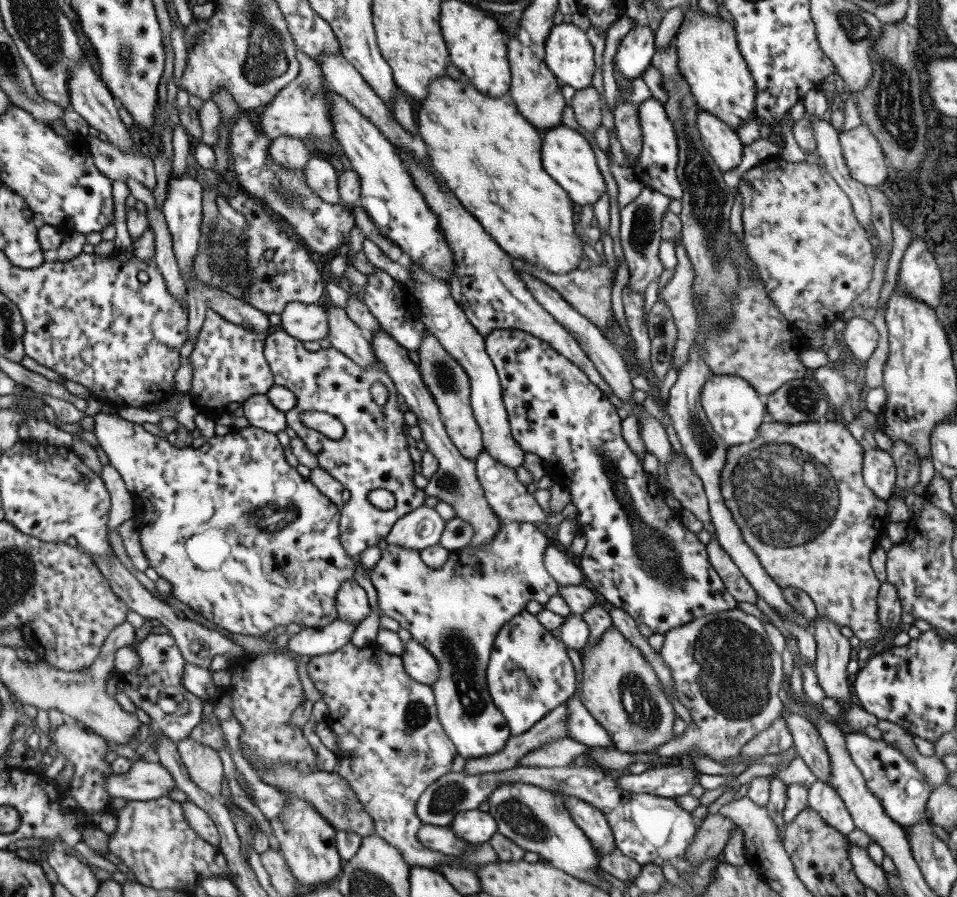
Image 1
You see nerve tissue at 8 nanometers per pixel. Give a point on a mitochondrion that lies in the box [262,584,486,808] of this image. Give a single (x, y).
(416, 713)

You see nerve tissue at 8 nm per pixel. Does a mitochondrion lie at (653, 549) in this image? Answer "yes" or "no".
yes

